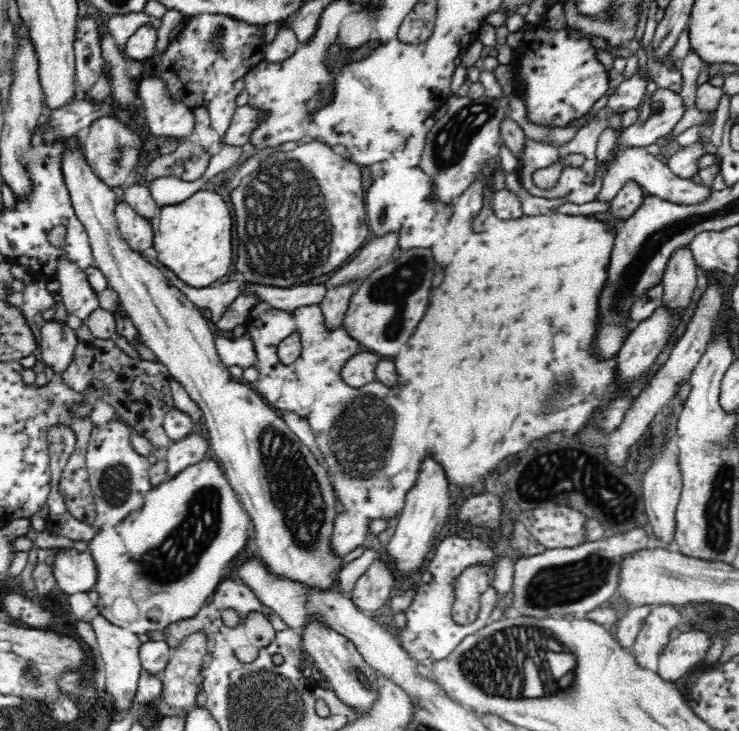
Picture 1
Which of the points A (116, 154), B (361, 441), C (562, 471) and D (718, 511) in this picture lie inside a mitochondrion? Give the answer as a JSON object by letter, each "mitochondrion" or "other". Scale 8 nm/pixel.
{"A":"mitochondrion","B":"mitochondrion","C":"mitochondrion","D":"mitochondrion"}

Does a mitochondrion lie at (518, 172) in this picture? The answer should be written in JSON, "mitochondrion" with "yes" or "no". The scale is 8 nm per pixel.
{"mitochondrion":"no"}

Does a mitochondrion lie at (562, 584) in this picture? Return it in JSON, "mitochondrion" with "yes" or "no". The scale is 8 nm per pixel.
{"mitochondrion":"yes"}

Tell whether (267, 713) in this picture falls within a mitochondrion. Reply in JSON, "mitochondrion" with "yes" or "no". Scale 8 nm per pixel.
{"mitochondrion":"yes"}

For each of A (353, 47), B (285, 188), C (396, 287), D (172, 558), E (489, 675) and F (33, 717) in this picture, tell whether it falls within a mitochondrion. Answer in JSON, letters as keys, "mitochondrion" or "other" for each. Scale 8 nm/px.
{"A":"mitochondrion","B":"mitochondrion","C":"mitochondrion","D":"mitochondrion","E":"mitochondrion","F":"mitochondrion"}

